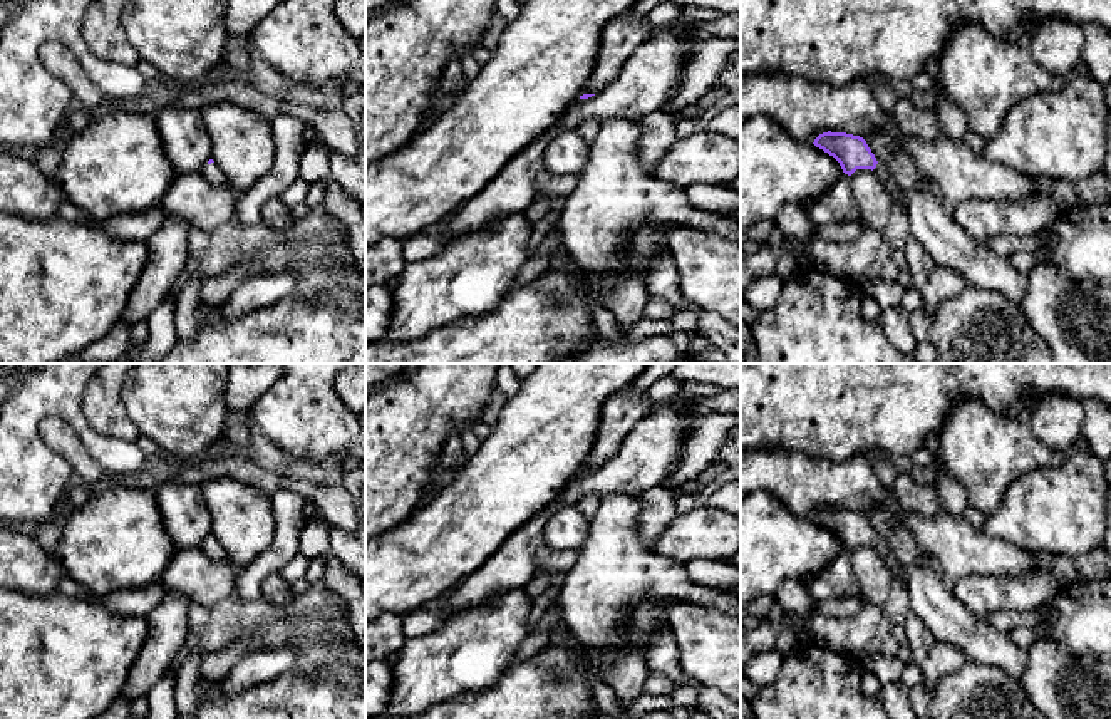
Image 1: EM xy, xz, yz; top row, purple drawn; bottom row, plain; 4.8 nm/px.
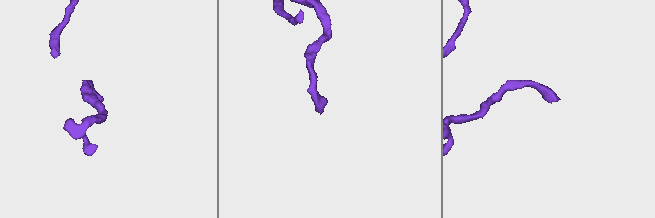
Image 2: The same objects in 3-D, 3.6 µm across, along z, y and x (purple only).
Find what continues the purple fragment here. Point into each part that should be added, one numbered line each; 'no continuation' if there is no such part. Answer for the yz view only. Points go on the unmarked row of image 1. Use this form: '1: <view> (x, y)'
1: yz (880, 545)

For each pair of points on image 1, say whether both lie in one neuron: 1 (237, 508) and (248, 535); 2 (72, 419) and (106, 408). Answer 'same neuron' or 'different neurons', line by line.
1: same neuron
2: different neurons

